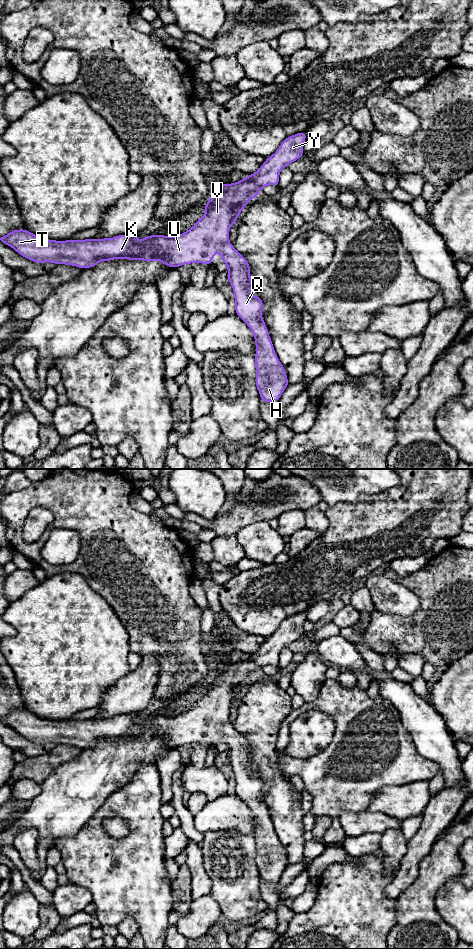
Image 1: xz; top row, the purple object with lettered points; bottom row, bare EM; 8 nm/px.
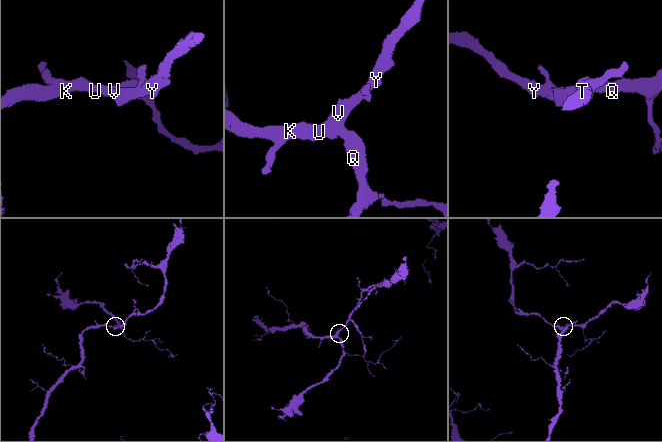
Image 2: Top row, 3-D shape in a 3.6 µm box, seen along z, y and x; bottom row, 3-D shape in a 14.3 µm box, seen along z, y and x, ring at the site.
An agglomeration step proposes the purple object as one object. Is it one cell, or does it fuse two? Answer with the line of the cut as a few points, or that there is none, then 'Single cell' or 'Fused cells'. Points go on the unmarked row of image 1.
No split. Single cell

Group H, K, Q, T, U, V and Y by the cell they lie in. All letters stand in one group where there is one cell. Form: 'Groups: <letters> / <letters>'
Groups: H K Q T U V Y

